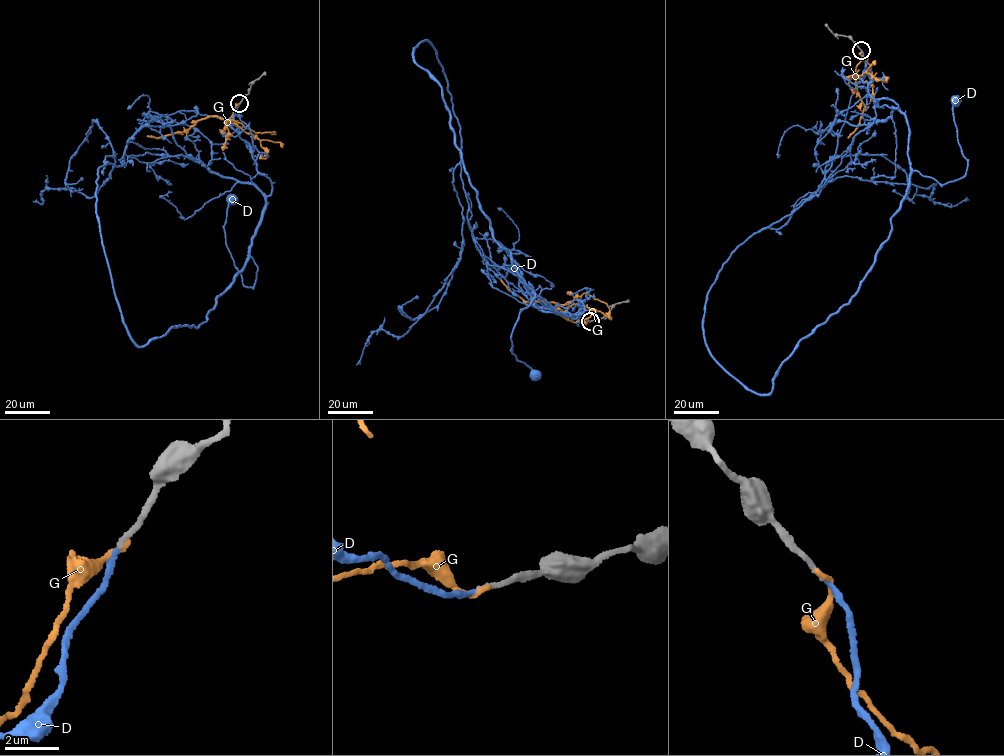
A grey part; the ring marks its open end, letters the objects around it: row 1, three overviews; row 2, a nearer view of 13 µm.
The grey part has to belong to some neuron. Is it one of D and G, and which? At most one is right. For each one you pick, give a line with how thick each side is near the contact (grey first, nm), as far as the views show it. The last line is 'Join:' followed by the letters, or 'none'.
D: calibres 200 and 220 nm
Join: D

